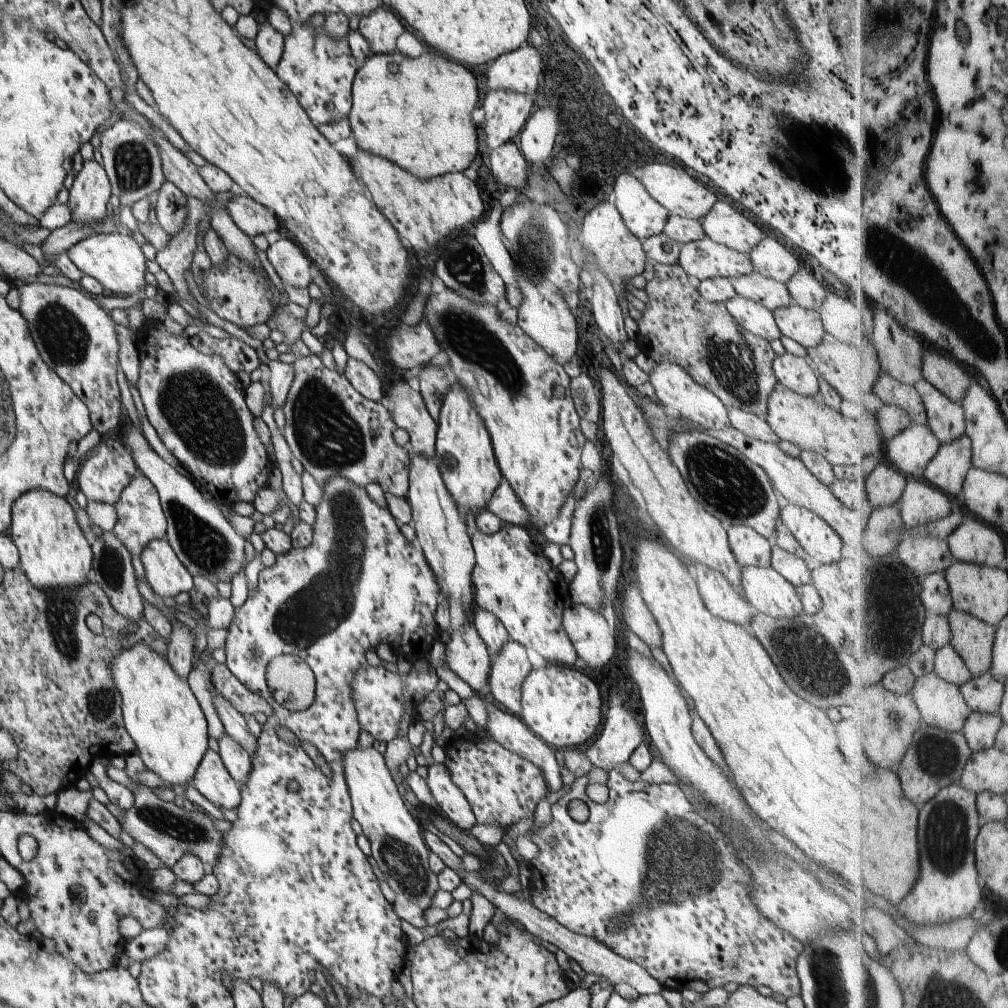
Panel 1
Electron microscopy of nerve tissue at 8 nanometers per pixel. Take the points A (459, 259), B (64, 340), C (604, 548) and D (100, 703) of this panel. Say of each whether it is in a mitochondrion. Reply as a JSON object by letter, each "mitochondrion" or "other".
{"A":"mitochondrion","B":"mitochondrion","C":"mitochondrion","D":"mitochondrion"}

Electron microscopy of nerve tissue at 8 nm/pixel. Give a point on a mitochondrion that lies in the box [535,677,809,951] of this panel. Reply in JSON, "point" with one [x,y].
{"point":[681,865]}

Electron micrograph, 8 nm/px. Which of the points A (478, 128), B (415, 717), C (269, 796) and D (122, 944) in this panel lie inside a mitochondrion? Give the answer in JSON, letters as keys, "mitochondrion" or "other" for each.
{"A":"other","B":"other","C":"other","D":"other"}

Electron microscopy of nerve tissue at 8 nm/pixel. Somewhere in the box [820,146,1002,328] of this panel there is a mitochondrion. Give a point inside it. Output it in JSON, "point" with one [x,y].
{"point":[890,260]}

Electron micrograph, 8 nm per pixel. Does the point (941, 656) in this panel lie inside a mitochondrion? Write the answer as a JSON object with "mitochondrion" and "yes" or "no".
{"mitochondrion":"no"}

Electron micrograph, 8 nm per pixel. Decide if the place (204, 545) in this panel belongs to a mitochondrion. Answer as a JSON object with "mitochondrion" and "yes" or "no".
{"mitochondrion":"yes"}

